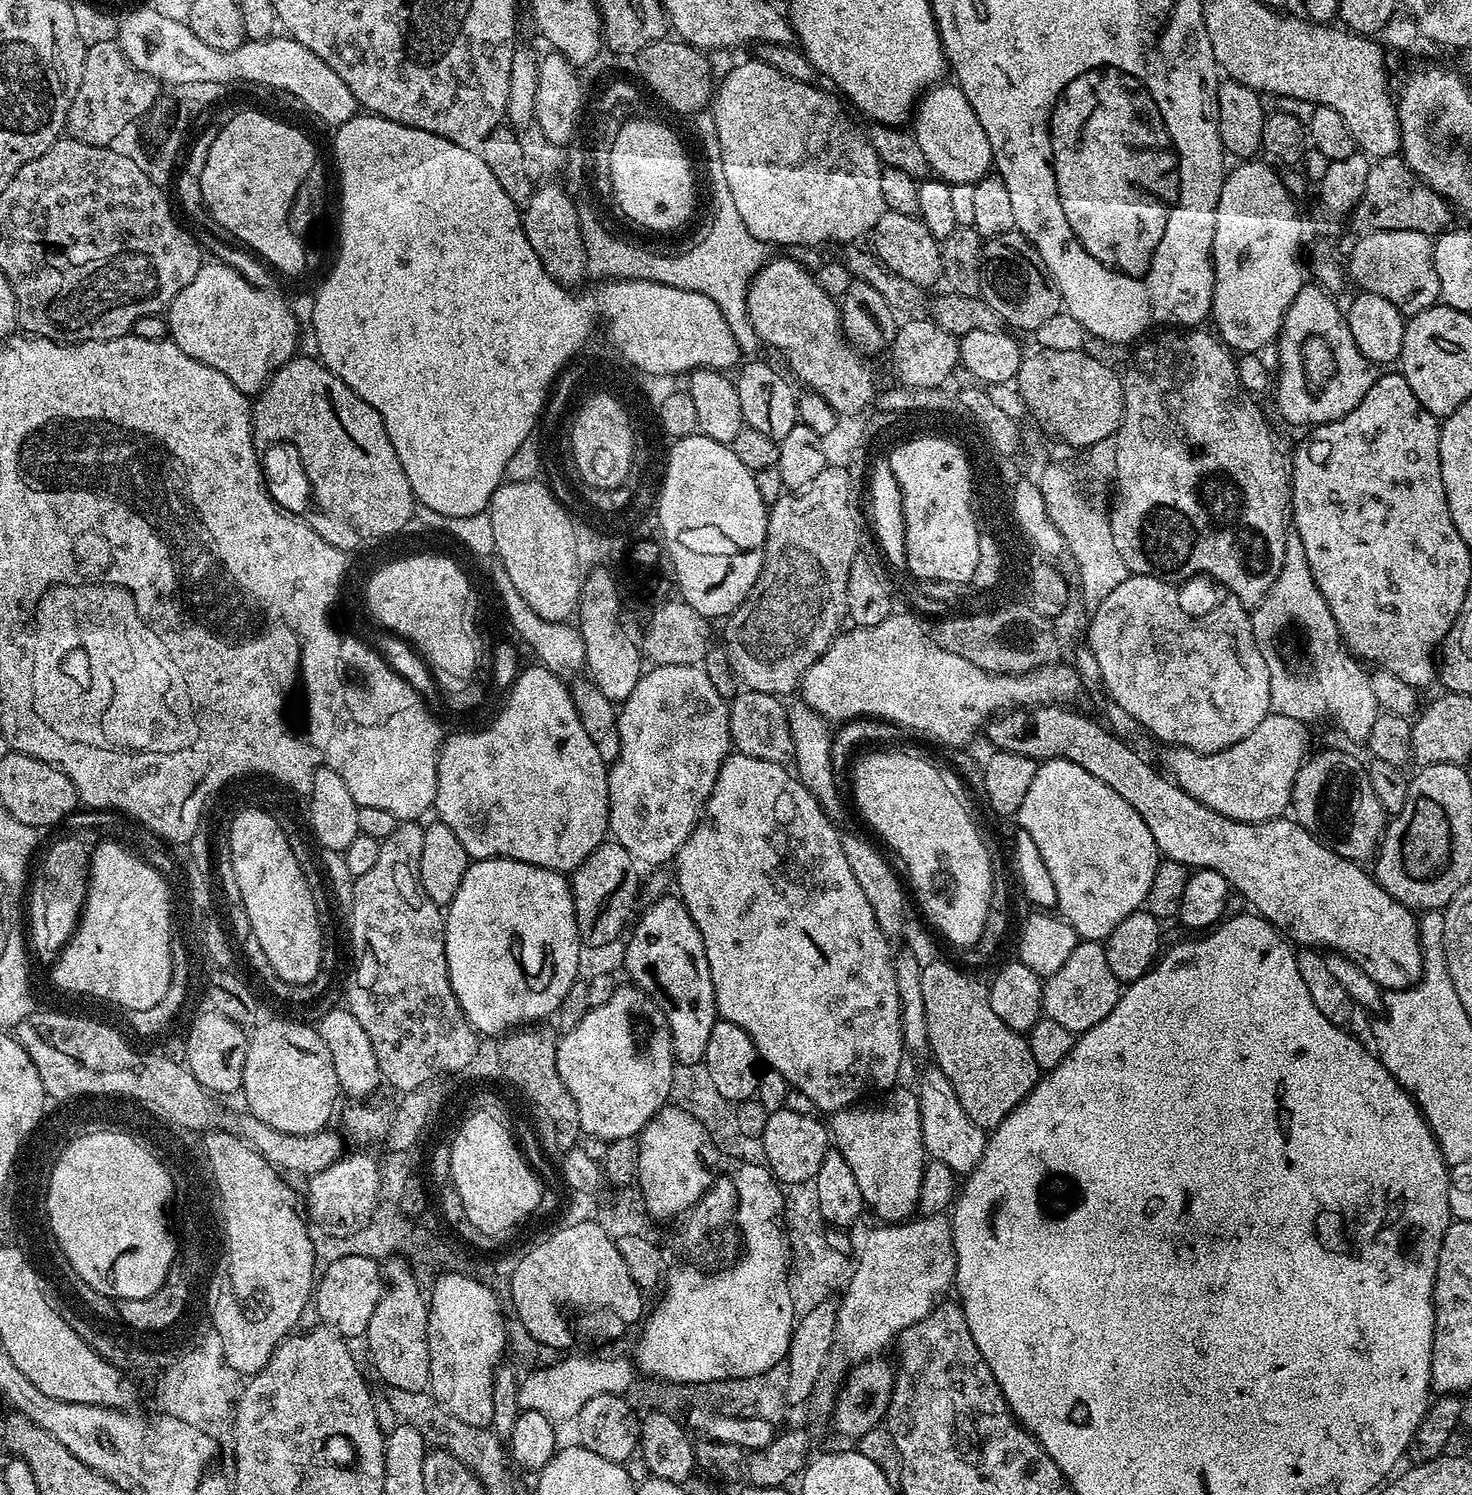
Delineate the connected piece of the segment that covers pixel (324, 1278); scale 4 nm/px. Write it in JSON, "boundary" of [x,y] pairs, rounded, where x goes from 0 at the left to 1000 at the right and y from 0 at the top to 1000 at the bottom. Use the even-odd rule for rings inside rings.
{"boundary":[[[251,841],[230,841],[217,852],[216,858],[213,862],[213,878],[218,880],[219,885],[234,895],[247,894],[250,890],[250,885],[261,865],[262,857],[260,848]]]}

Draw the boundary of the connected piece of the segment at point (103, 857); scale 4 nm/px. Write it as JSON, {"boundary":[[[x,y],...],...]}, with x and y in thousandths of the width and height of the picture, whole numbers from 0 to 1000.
{"boundary":[[[75,566],[69,569],[63,569],[62,571],[62,579],[60,585],[60,599],[57,602],[57,607],[54,611],[54,617],[52,619],[51,623],[38,641],[41,647],[41,656],[44,658],[44,660],[49,660],[52,665],[56,665],[56,664],[58,664],[60,666],[66,666],[68,669],[74,669],[73,672],[79,674],[88,674],[88,676],[95,676],[107,672],[113,665],[113,660],[115,660],[114,655],[114,647],[115,645],[114,645],[112,641],[114,635],[113,605],[114,602],[110,598],[109,589],[104,587],[103,583],[101,580],[99,580],[99,578],[83,571],[82,567]]]}

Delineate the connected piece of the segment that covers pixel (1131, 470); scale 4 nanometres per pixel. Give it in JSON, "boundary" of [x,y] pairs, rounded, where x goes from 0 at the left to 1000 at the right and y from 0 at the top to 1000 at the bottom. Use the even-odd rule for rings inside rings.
{"boundary":[[[813,218],[806,221],[786,221],[788,222],[786,225],[781,224],[776,229],[771,231],[772,236],[770,237],[766,247],[763,247],[764,279],[757,292],[757,314],[758,313],[758,324],[761,326],[761,335],[759,336],[758,340],[755,340],[754,342],[757,365],[760,367],[760,371],[762,371],[762,376],[765,376],[767,383],[770,385],[787,385],[794,389],[808,388],[809,385],[819,385],[831,395],[832,393],[832,397],[841,399],[843,404],[853,405],[861,397],[863,392],[865,392],[868,381],[871,381],[876,359],[876,357],[872,356],[872,351],[874,353],[874,346],[876,342],[876,313],[874,310],[874,305],[870,303],[870,300],[859,282],[858,274],[851,268],[853,267],[845,262],[845,258],[842,256],[841,241],[838,233],[823,221],[815,221],[818,221]]]}

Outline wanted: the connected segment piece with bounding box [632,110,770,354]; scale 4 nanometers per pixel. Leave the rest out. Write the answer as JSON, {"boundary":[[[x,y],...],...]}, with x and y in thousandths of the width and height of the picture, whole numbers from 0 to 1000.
{"boundary":[[[483,74],[472,76],[471,80],[473,80],[473,88],[476,90],[476,99],[478,101],[476,102],[485,103],[482,106],[483,114],[486,120],[486,136],[489,136],[489,142],[486,142],[486,153],[484,153],[484,158],[481,158],[481,161],[478,161],[478,163],[476,163],[473,169],[467,169],[467,171],[462,171],[462,174],[448,174],[448,167],[445,171],[440,171],[440,167],[438,169],[432,169],[432,166],[429,166],[429,187],[441,187],[458,191],[461,194],[480,197],[480,199],[482,199],[485,205],[490,207],[498,223],[501,226],[505,226],[503,227],[503,235],[508,237],[512,230],[508,226],[512,225],[512,218],[510,218],[508,212],[508,192],[514,185],[514,181],[522,176],[523,166],[515,159],[512,159],[510,154],[507,154],[507,148],[504,148],[504,145],[499,138],[496,124],[493,124],[493,116],[490,116],[490,106],[486,103],[488,102],[489,98],[488,87],[485,84]]]}

